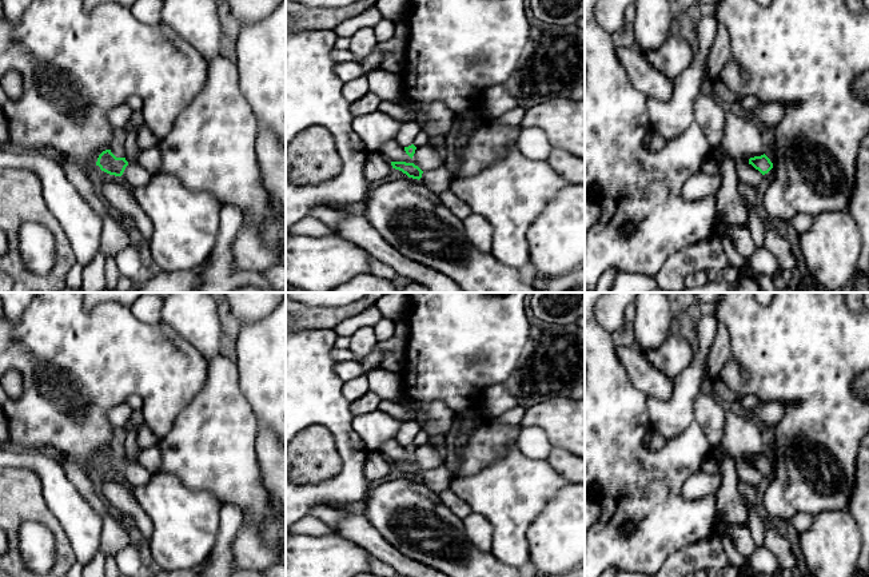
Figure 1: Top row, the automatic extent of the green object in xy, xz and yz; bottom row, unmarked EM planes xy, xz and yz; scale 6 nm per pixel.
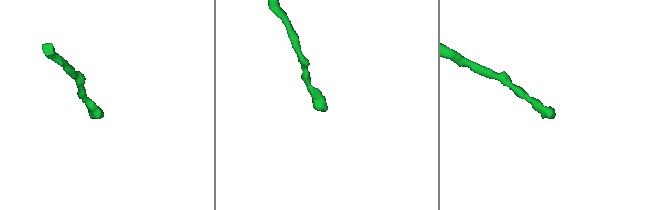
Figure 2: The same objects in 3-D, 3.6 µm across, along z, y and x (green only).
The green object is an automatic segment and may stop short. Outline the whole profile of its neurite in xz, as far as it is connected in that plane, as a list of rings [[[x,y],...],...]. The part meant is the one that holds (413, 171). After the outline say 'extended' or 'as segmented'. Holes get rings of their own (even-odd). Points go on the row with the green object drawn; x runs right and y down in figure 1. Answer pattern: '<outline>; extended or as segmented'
[[[391,162],[392,168],[402,171],[408,178],[420,180],[431,192],[441,195],[450,188],[451,178],[445,166],[423,172],[414,163]]]; extended

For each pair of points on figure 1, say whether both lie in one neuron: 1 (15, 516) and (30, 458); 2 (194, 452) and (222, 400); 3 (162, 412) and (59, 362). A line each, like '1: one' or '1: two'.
1: two
2: one
3: one

